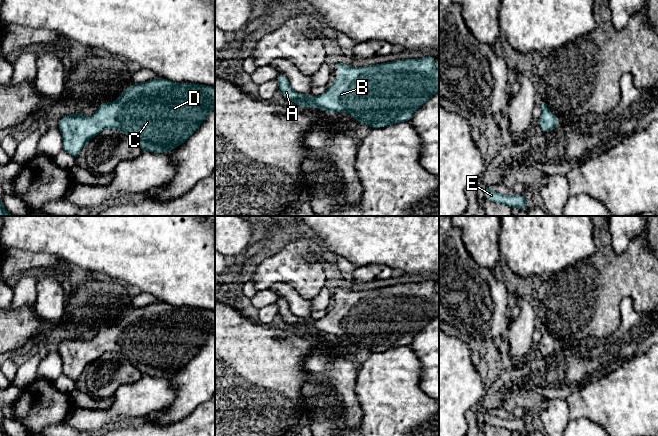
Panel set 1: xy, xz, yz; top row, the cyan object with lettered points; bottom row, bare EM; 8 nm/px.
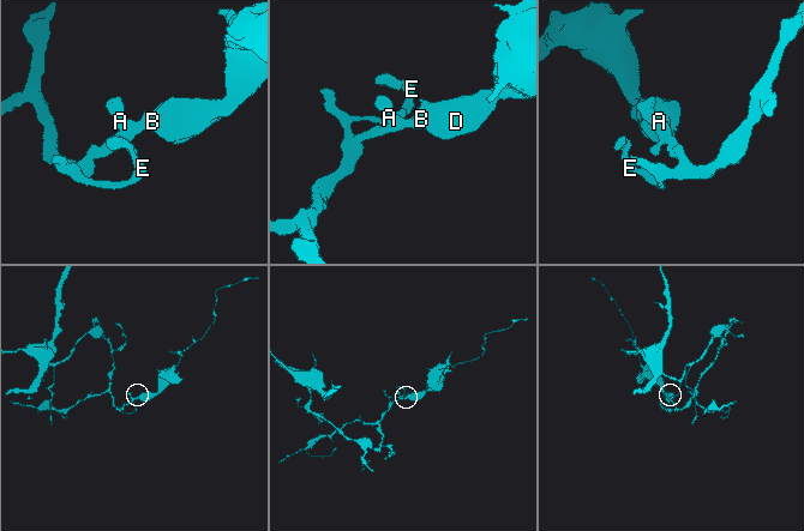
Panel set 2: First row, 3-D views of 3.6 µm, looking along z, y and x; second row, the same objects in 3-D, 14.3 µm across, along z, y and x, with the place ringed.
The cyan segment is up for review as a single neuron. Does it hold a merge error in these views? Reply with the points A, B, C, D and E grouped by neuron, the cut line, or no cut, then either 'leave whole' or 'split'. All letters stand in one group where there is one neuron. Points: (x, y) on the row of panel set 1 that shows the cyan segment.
groups A B C D E; cut none; leave whole

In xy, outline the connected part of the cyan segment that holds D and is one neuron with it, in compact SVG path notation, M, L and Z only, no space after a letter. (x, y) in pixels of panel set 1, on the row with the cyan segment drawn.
M156 77L129 86L114 102L100 103L92 117L80 112L61 117L57 128L62 133L62 150L75 159L88 140L111 128L125 133L142 151L165 153L186 142L214 109L215 87L187 82L176 83Z

